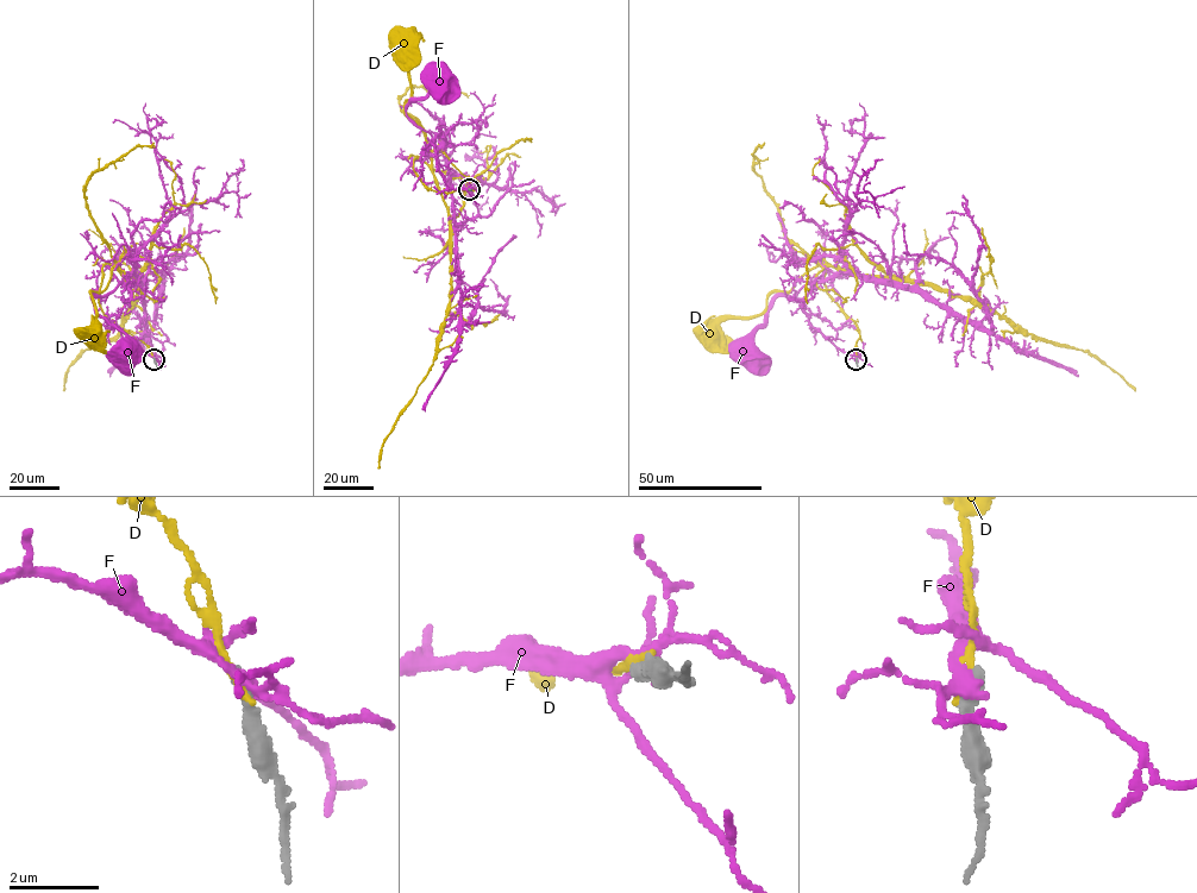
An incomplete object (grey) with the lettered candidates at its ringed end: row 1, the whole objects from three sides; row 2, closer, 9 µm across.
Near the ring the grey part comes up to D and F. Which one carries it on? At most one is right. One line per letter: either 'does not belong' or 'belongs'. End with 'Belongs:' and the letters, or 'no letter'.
D: belongs
F: does not belong
Belongs: D

